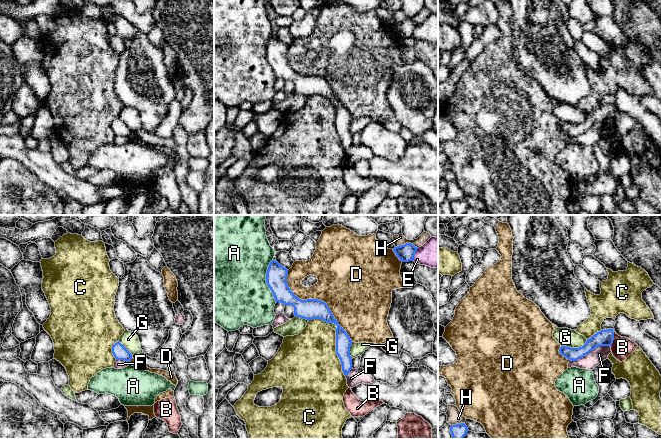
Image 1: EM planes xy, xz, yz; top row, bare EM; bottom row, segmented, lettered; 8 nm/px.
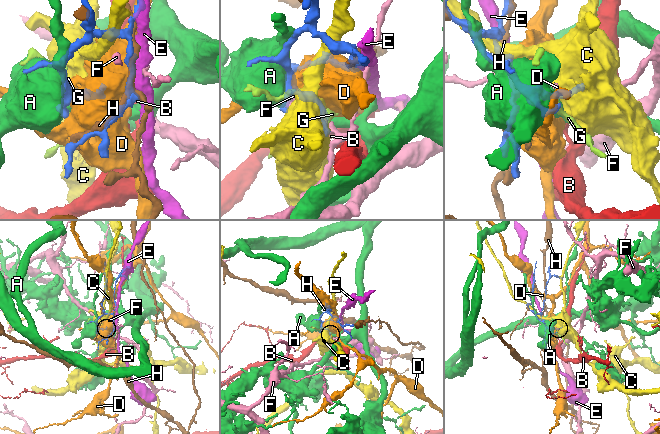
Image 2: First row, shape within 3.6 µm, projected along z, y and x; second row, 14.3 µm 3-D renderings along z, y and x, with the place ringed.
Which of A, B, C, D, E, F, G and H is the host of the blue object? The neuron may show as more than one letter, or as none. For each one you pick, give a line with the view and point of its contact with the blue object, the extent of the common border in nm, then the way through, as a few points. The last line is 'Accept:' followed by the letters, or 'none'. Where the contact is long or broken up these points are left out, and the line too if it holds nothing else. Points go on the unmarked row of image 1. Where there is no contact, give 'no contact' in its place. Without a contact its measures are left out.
B: meets blue in yz at (613, 113); contact 140 nm long; runs through yz (604, 113), (613, 113), (622, 123)
Accept: B

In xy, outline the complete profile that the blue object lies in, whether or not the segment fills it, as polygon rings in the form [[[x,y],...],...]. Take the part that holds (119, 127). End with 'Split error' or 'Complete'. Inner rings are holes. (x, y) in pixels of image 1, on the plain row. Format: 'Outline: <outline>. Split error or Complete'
Outline: [[[119,117],[112,122],[112,129],[116,136],[129,138],[132,135],[132,130]]]. Complete

